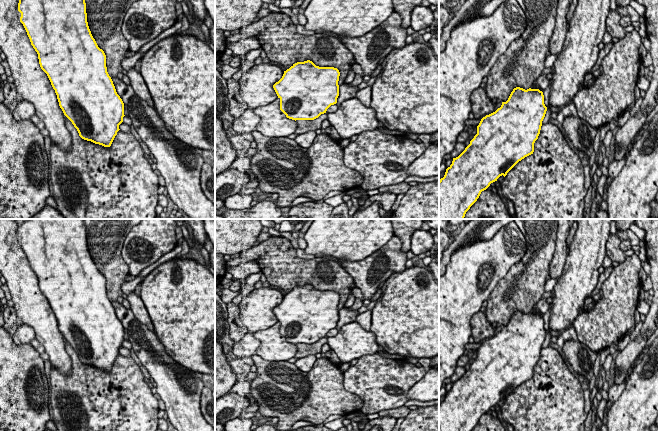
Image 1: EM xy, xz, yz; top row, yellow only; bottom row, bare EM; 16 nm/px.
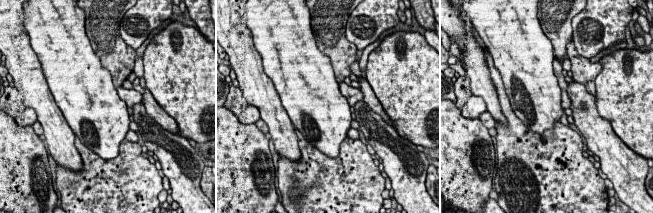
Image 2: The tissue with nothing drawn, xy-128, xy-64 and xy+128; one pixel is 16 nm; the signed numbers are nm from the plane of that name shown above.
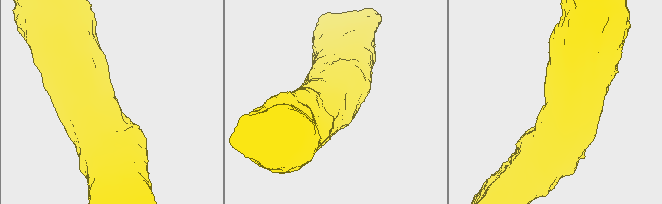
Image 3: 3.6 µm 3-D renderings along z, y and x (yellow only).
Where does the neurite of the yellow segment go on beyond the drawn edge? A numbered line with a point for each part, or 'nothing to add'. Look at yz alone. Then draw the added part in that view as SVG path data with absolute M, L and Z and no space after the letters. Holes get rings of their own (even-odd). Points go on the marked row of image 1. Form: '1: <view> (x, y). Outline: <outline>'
nothing to add

